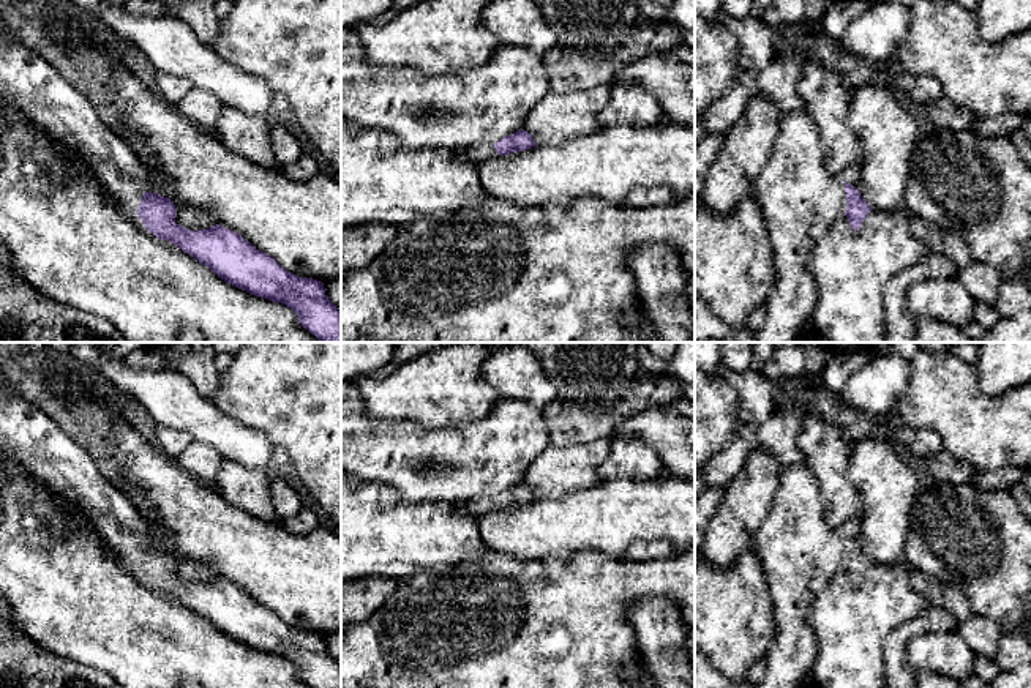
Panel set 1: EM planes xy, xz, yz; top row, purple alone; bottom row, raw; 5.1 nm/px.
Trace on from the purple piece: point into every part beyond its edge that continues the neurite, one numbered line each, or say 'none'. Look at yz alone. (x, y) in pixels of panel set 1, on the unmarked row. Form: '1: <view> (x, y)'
1: yz (851, 529)

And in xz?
1: xz (477, 507)

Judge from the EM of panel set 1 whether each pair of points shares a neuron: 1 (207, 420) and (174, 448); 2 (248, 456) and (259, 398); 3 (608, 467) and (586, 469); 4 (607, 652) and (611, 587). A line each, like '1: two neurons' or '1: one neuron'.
1: two neurons
2: two neurons
3: two neurons
4: one neuron

